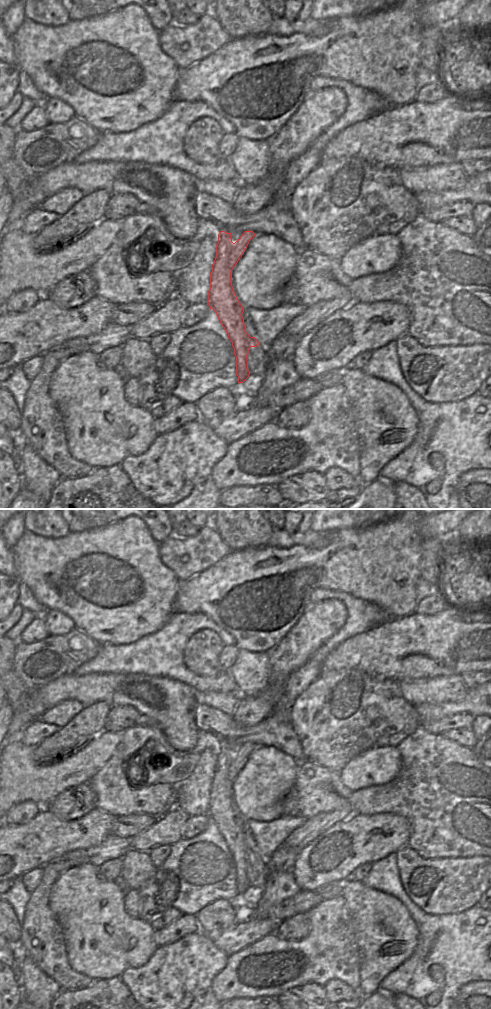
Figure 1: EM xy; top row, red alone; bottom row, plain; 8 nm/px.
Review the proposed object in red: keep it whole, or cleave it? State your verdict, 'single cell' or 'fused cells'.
fused cells

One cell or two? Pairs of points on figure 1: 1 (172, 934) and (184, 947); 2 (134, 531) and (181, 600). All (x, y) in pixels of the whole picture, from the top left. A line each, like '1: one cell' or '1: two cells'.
1: two cells
2: two cells

